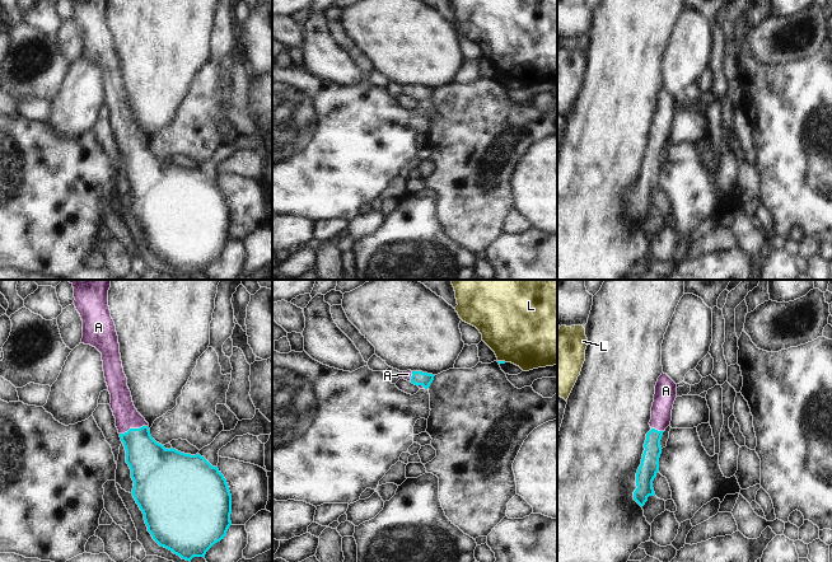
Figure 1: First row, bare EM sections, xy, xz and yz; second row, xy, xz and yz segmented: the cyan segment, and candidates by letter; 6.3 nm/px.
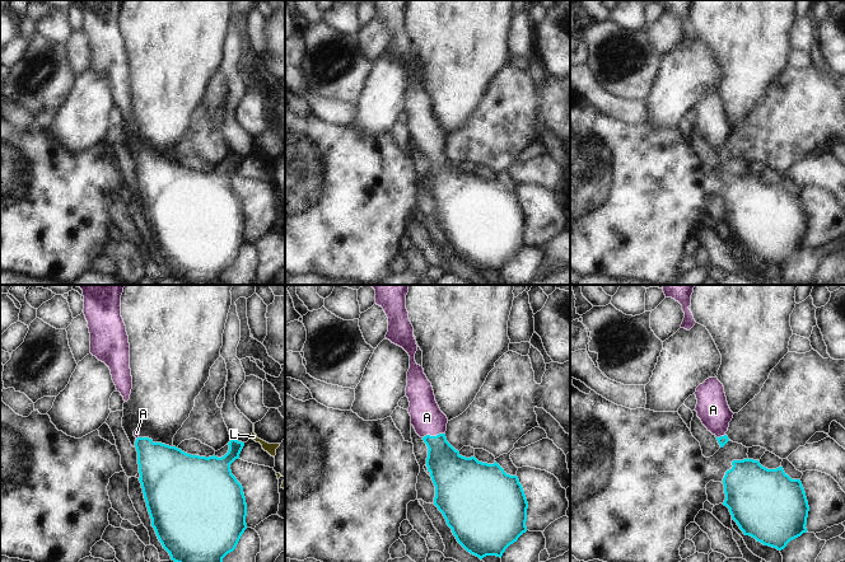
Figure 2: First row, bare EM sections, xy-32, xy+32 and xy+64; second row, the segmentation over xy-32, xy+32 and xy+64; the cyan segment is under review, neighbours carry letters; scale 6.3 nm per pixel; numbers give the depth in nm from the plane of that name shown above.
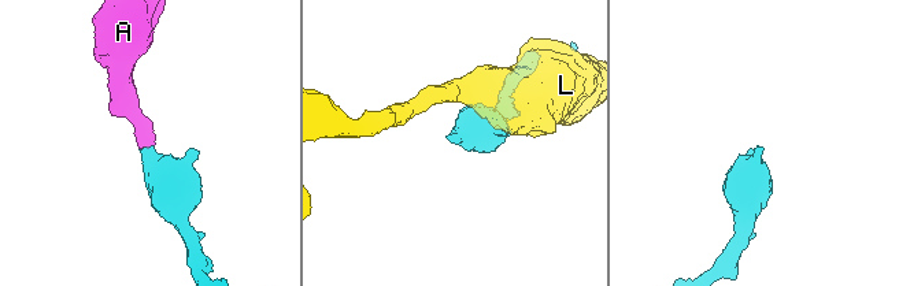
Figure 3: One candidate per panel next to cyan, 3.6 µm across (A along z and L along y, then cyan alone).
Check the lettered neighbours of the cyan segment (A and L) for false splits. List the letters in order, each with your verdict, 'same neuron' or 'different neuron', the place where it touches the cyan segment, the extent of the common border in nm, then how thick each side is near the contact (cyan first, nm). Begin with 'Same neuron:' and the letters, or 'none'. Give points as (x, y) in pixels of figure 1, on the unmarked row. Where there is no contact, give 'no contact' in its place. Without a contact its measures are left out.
Same neuron: A
A: same neuron; contact xy (132, 144); length 190 nm; calibres 260 and 150 nm
L: different neuron; contact xz (501, 76); length 60 nm; calibres 20 and 460 nm

